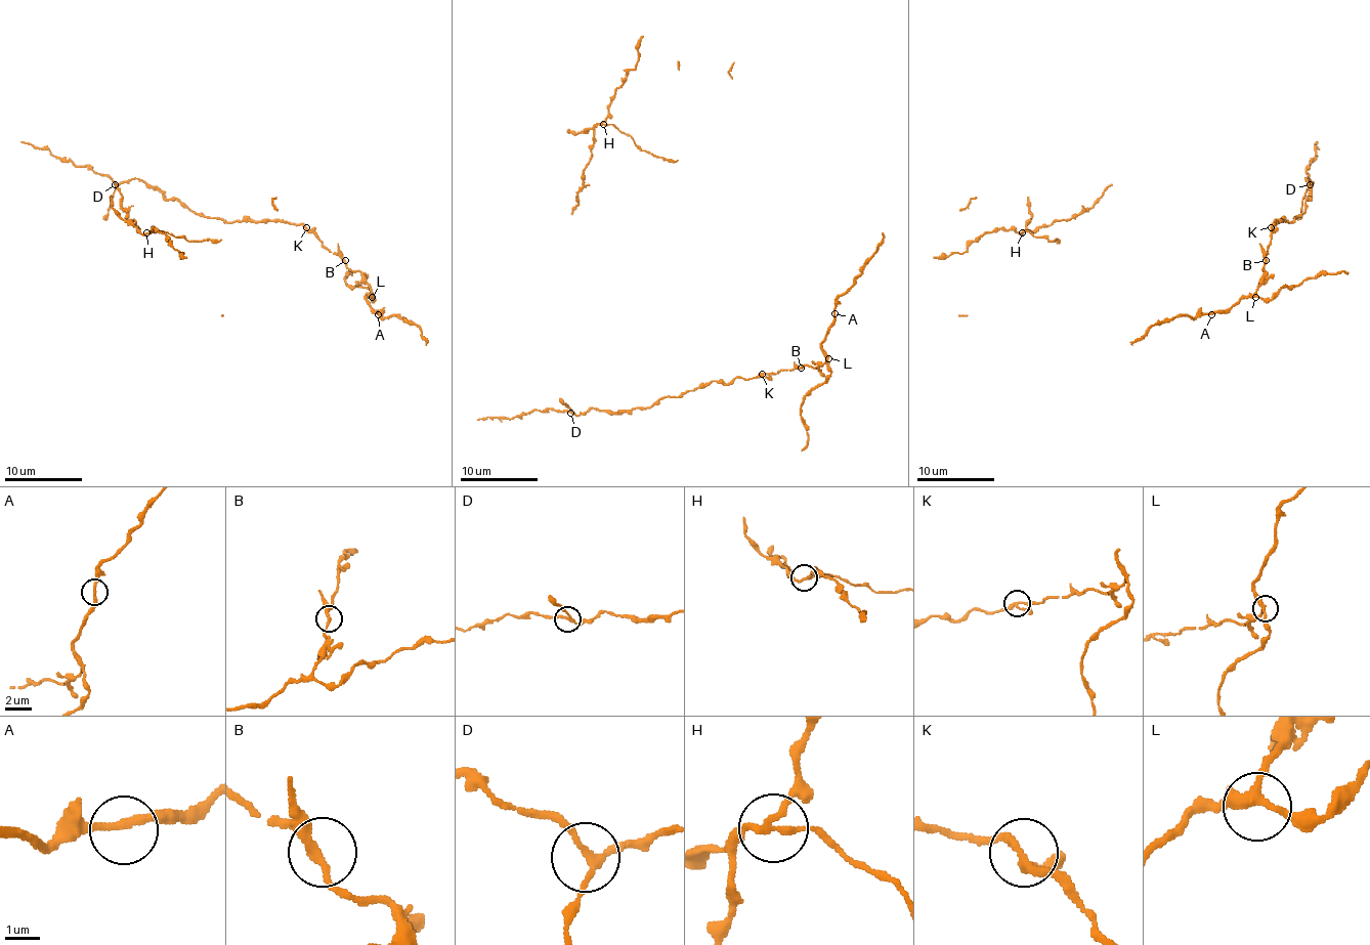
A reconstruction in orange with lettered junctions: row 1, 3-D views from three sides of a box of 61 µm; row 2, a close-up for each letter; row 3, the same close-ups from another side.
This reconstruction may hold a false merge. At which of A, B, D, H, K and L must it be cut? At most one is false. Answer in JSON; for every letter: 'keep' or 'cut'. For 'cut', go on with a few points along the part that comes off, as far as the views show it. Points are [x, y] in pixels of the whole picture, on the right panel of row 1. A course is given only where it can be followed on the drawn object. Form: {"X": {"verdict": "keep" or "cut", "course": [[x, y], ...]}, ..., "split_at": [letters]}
{"A": {"verdict": "keep"}, "B": {"verdict": "keep"}, "D": {"verdict": "keep"}, "H": {"verdict": "cut", "course": [[1021, 233], [1029, 231], [1049, 241], [1058, 239]]}, "K": {"verdict": "keep"}, "L": {"verdict": "keep"}, "split_at": ["H"]}

